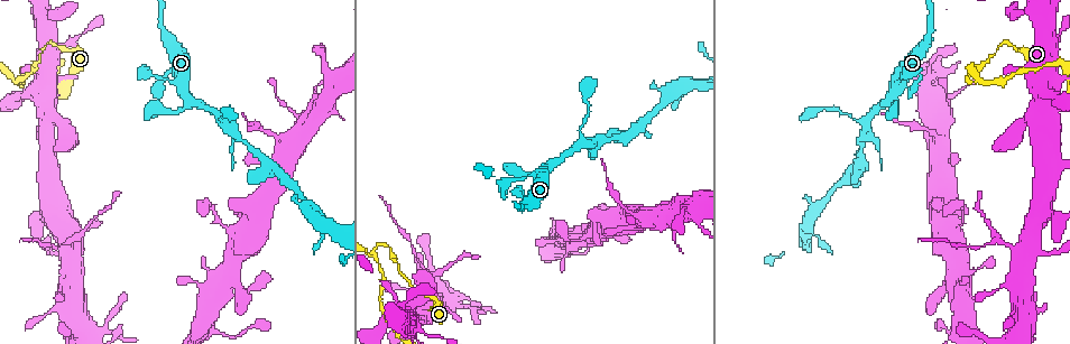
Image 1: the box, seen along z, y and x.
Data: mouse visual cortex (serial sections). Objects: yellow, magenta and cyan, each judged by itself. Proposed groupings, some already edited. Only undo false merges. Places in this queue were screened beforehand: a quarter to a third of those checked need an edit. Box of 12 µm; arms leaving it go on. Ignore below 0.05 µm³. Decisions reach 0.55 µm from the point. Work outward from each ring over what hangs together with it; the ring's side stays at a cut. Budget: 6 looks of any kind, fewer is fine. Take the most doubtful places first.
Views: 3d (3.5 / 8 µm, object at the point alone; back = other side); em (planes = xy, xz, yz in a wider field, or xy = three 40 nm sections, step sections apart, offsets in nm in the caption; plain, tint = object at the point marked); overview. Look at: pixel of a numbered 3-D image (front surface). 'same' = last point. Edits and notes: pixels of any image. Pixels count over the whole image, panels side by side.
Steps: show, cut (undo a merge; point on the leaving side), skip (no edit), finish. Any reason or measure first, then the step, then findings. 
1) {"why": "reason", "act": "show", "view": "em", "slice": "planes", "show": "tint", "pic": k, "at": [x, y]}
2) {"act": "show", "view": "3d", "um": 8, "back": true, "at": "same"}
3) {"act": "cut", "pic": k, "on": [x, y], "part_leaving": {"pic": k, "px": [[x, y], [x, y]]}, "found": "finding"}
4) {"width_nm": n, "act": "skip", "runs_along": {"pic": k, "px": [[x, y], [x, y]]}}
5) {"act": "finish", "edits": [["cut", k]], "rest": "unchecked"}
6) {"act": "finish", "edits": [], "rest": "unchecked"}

{"why": "sharp bend", "act": "show", "view": "3d", "um": 3.5, "back": true, "pic": 1, "at": [410, 281]}

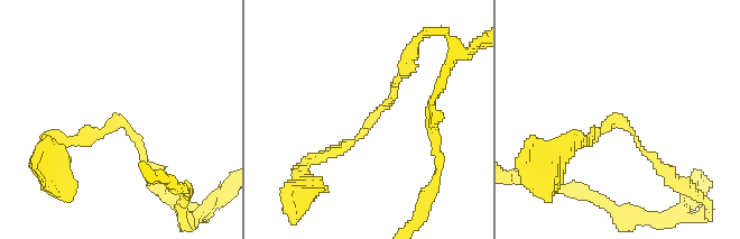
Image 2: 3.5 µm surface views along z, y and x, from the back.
{"arm_widths_nm": [100, 150], "act": "show", "view": "em", "slice": "xy", "step": 3, "show": "tint", "pic": 2, "at": [368, 119]}

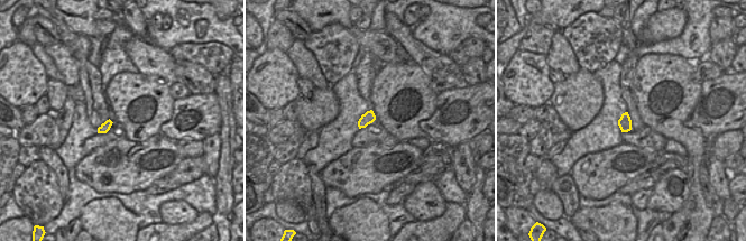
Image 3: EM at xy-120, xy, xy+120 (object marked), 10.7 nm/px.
{"act": "skip", "runs_along": {"pic": 2, "px": [[315, 161], [359, 137], [400, 74]]}, "found": "all the same cell"}

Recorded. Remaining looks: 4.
{"act": "show", "view": "3d", "um": 8, "pic": 1, "at": [373, 253]}

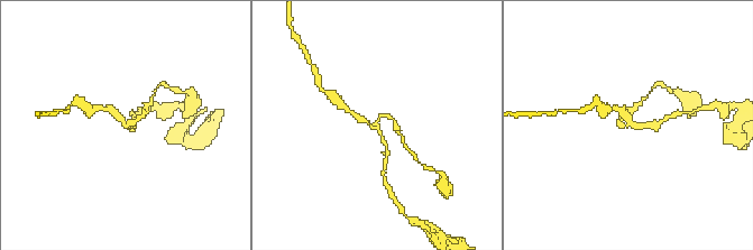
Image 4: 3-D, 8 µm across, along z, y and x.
{"act": "show", "view": "3d", "um": 3.5, "pic": 4, "at": [631, 123]}

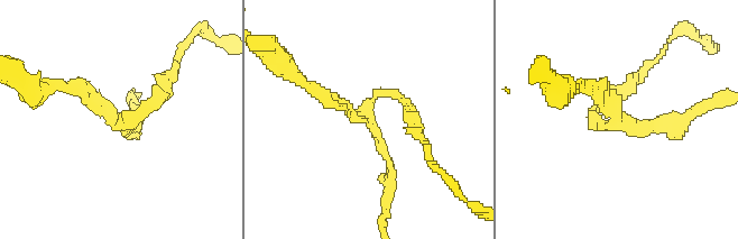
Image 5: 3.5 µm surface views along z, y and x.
{"act": "skip", "runs_along": {"pic": 5, "px": [[411, 110], [393, 93], [369, 102], [389, 185]]}, "found": "continuous, no second cell"}

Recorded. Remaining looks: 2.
{"why": "small branch off a trunk", "act": "show", "view": "3d", "um": 3.5, "pic": 1, "at": [74, 248]}

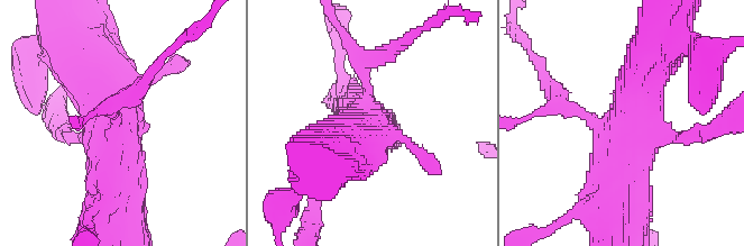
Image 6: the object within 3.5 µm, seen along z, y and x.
{"act": "show", "view": "em", "slice": "xy", "step": 5, "show": "tint", "pic": 6, "at": [366, 103]}

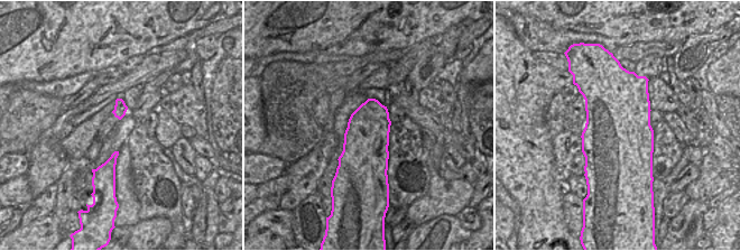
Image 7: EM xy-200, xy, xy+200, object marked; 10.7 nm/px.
{"act": "cut", "pic": 6, "on": [355, 55], "part_leaving": {"pic": 6, "px": [[366, 90], [363, 58], [414, 33]]}, "found": "two cells meet here"}

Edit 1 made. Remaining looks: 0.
{"act": "finish", "edits": [["cut", 6]], "rest": "unchecked"}

